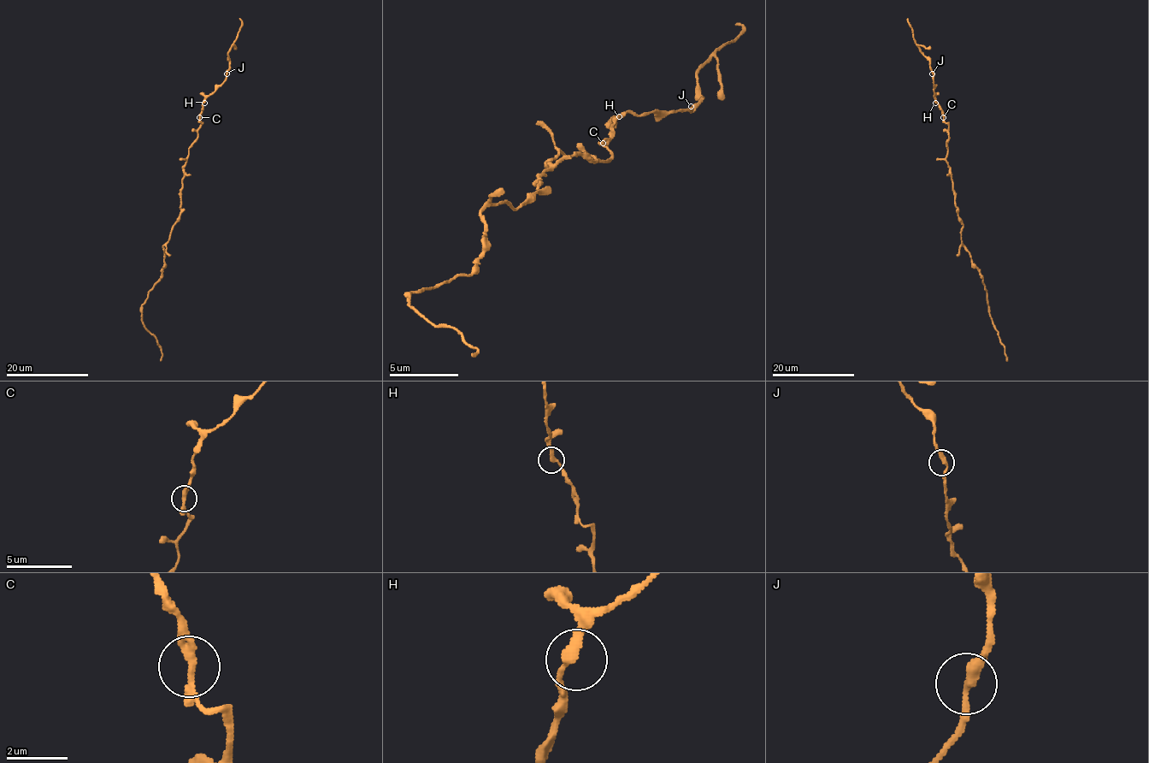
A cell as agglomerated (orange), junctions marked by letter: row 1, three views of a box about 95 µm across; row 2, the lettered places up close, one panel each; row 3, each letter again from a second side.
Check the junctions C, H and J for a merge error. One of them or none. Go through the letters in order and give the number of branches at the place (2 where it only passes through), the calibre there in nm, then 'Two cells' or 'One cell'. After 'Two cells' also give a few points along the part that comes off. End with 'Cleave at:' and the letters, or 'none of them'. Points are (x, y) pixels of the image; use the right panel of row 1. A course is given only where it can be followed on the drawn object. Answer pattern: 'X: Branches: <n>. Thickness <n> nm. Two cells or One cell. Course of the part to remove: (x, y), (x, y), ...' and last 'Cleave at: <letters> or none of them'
C: Branches: 2. Thickness 280 nm. One cell
H: Branches: 2. Thickness 280 nm. One cell
J: Branches: 2. Thickness 280 nm. One cell
Cleave at: none of them

